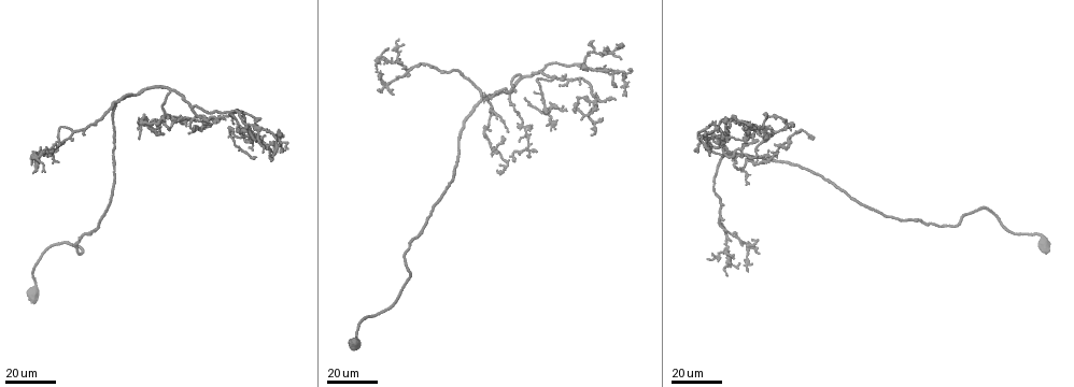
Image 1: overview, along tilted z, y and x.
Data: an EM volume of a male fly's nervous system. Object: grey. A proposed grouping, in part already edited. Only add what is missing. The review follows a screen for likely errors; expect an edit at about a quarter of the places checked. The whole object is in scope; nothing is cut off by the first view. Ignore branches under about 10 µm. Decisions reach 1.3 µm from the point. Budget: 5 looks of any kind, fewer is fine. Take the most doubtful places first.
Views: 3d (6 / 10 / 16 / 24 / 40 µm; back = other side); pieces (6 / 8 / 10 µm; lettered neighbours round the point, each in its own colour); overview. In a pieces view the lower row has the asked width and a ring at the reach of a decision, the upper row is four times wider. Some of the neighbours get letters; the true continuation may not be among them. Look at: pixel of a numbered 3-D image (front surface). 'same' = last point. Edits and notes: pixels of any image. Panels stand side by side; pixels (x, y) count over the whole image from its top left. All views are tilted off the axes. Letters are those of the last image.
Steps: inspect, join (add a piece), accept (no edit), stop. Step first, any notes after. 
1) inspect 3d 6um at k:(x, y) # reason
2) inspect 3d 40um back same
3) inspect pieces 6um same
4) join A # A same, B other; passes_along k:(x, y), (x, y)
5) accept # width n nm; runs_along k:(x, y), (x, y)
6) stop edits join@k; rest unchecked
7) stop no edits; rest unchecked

inspect 3d 24um at 1:(722, 221) # free end

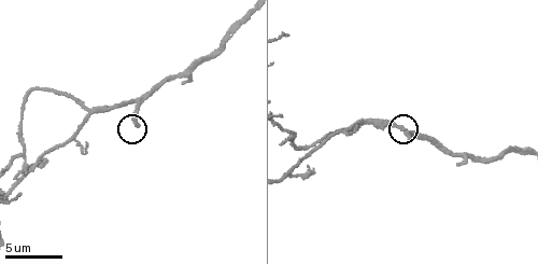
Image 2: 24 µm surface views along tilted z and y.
inspect pieces 6um at 2:(139, 126)

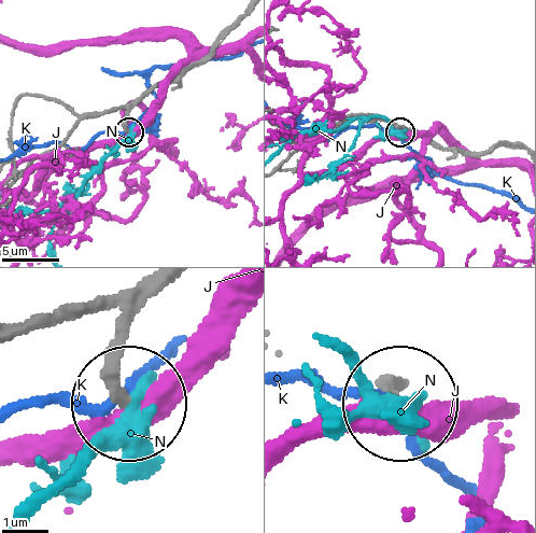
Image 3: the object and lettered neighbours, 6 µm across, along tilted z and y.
accept # width 220 nm; J other, K other, N other; runs_along 3:(164, 285), (126, 335), (121, 365), (135, 400); none of them fits

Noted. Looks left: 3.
inspect 3d 24um at 1:(592, 134) # branch stops here

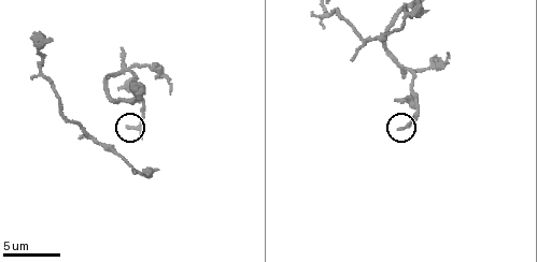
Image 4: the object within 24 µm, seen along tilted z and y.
inspect pieces 6um at 4:(128, 129) # see the neighbours

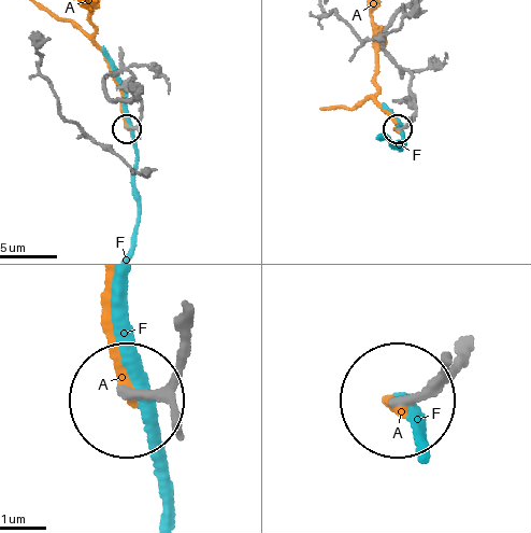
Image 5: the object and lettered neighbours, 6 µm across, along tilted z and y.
accept # A other, F other; runs_along 5:(188, 314), (181, 362), (130, 395); no lettered piece goes on from it

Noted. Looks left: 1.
inspect pieces 10um at 2:(184, 84) # free end

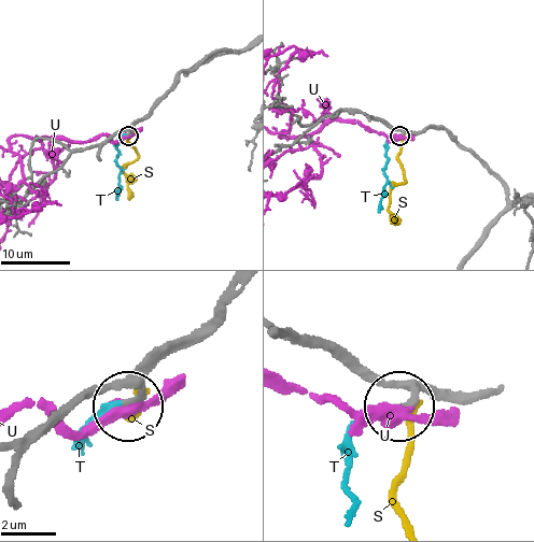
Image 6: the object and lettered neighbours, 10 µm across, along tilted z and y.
join T # S other, T same, U other; passes_along 6:(463, 393), (421, 389), (356, 428), (350, 441), (349, 510); the neuron continues

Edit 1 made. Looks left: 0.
stop edits join@6; rest unchecked

